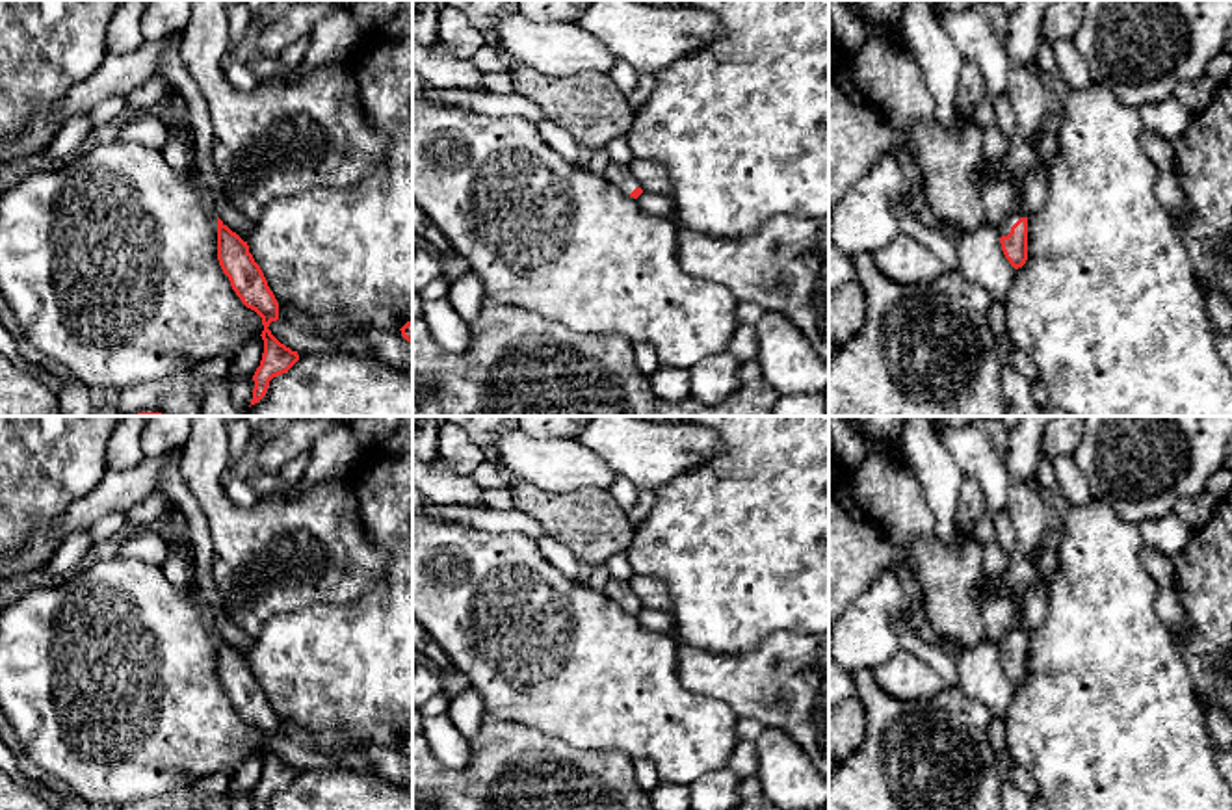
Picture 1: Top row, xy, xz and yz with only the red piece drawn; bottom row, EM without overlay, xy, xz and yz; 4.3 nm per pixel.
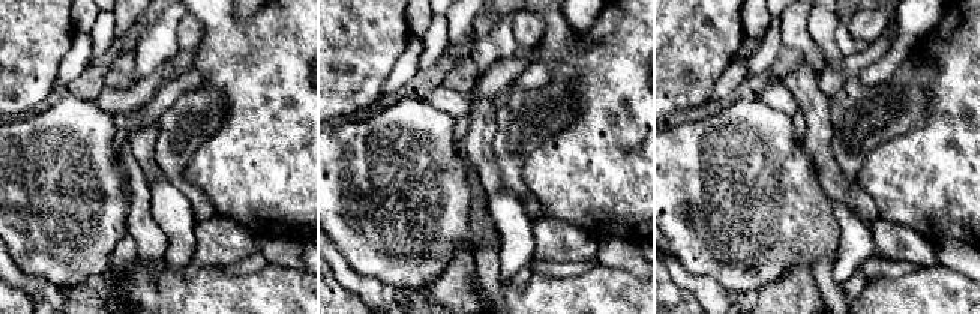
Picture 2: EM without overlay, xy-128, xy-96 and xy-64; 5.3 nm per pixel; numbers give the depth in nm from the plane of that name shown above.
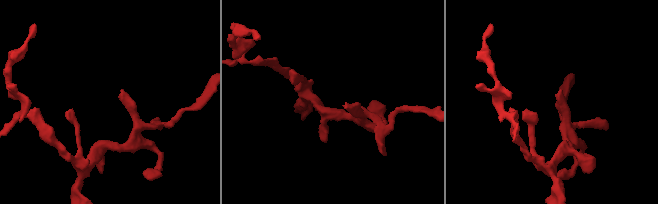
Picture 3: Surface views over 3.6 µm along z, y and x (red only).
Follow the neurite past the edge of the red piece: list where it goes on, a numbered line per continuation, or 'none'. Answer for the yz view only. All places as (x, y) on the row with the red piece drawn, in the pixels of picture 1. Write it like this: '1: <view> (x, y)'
1: yz (1017, 212)

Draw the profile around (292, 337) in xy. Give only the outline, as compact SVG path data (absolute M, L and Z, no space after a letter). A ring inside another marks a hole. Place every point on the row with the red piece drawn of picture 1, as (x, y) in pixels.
M282 320L271 321L268 329L281 344L301 355L346 353L334 340L303 331Z

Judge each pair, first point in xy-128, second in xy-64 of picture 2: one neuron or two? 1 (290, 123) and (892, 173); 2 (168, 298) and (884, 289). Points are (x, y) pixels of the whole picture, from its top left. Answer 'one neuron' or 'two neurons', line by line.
1: one neuron
2: one neuron

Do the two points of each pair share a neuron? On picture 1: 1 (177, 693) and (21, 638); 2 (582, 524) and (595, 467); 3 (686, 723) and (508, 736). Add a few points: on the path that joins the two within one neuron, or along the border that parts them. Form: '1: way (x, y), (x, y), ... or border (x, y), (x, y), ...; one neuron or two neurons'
1: way (134, 755), (78, 764), (45, 699); one neuron
2: border (608, 489), (547, 491); two neurons
3: border (504, 719), (536, 727), (586, 751); two neurons

